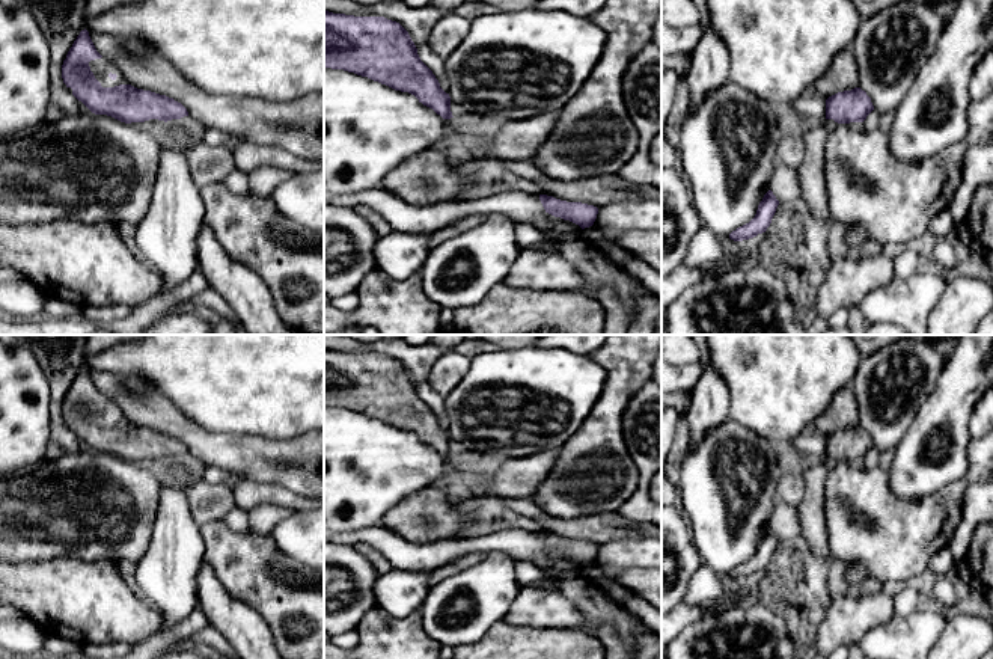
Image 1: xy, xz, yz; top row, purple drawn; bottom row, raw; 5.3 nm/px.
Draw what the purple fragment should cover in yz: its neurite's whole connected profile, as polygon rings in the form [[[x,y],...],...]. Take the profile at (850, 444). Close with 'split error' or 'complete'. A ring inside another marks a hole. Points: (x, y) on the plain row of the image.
[[[860,425],[838,430],[826,437],[826,457],[863,467],[863,458],[874,448],[871,436]]] | split error

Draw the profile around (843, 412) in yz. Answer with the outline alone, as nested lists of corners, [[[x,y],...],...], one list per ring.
[[[850,383],[833,395],[830,406],[815,419],[812,430],[827,437],[838,430],[851,428],[854,425],[859,425],[859,412],[854,388]]]

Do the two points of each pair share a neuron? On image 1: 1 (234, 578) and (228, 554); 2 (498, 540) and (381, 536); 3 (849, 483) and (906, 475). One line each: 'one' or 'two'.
1: one
2: one
3: two

